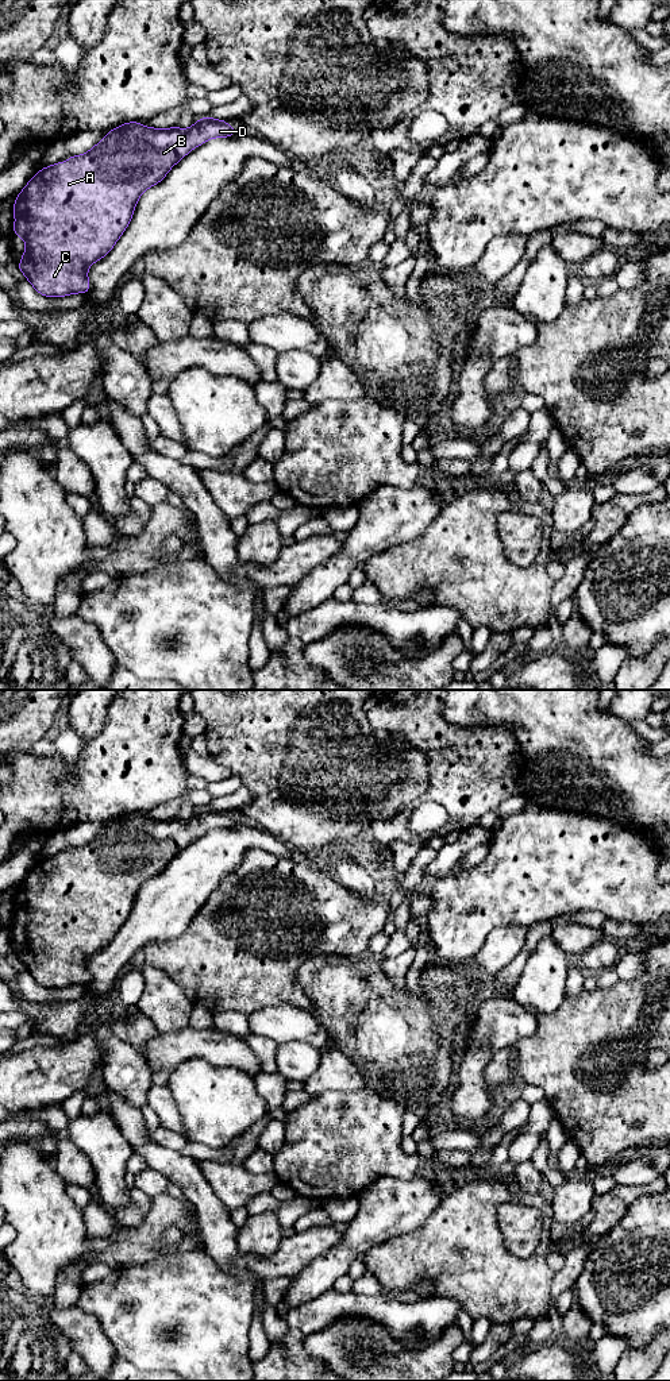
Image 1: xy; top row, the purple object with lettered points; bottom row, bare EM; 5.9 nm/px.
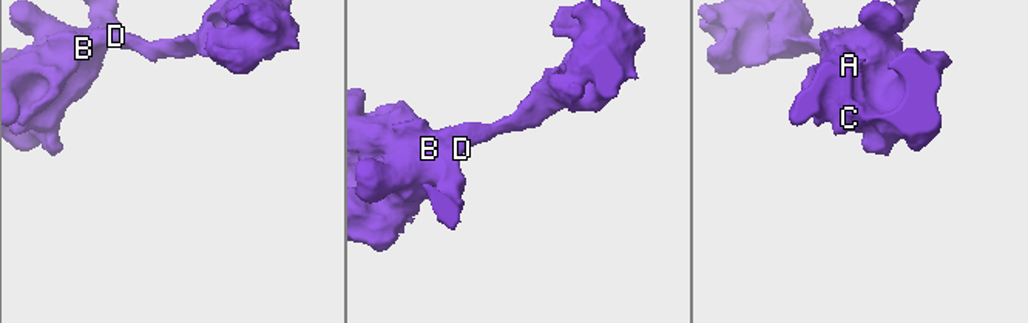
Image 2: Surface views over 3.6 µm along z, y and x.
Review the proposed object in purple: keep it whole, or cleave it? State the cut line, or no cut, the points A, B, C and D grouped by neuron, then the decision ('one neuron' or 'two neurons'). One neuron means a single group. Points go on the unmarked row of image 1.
cut none; groups A B C D; one neuron

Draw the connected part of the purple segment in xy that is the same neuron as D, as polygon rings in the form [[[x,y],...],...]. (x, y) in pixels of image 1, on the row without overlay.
[[[208,807],[199,810],[190,819],[151,819],[138,813],[130,813],[111,821],[88,844],[41,860],[18,886],[12,899],[14,923],[26,933],[24,945],[16,960],[45,988],[65,988],[89,983],[89,957],[109,945],[128,918],[142,884],[161,873],[169,861],[193,840],[208,830],[227,829],[235,825],[238,825],[236,821],[226,811]]]

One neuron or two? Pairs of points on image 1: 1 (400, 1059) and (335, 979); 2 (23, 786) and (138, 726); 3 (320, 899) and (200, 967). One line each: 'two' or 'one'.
1: one
2: one
3: one

